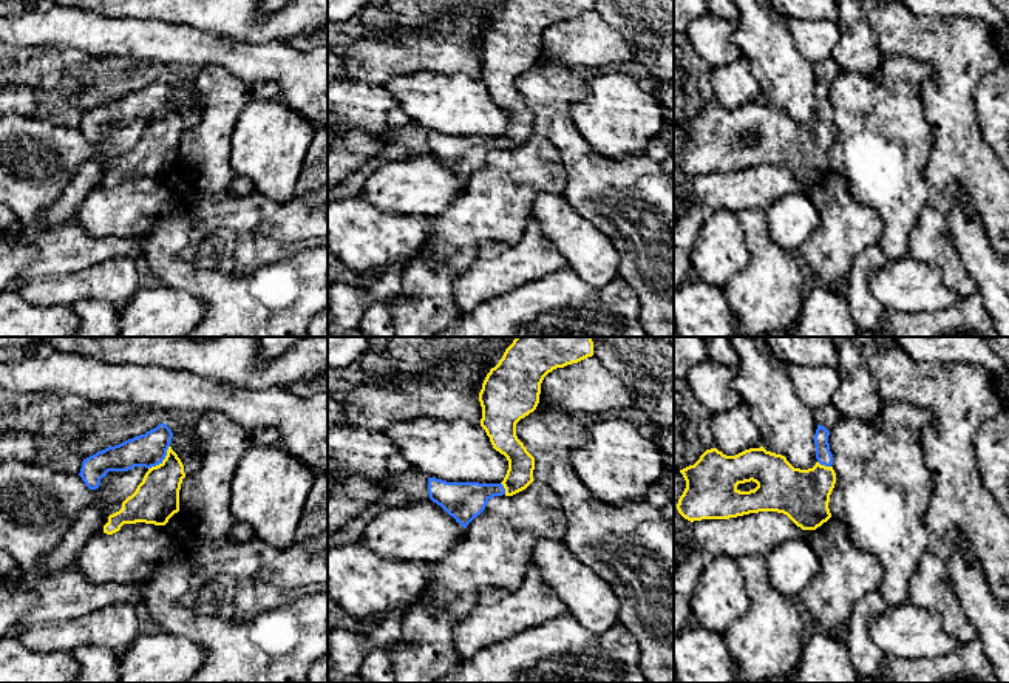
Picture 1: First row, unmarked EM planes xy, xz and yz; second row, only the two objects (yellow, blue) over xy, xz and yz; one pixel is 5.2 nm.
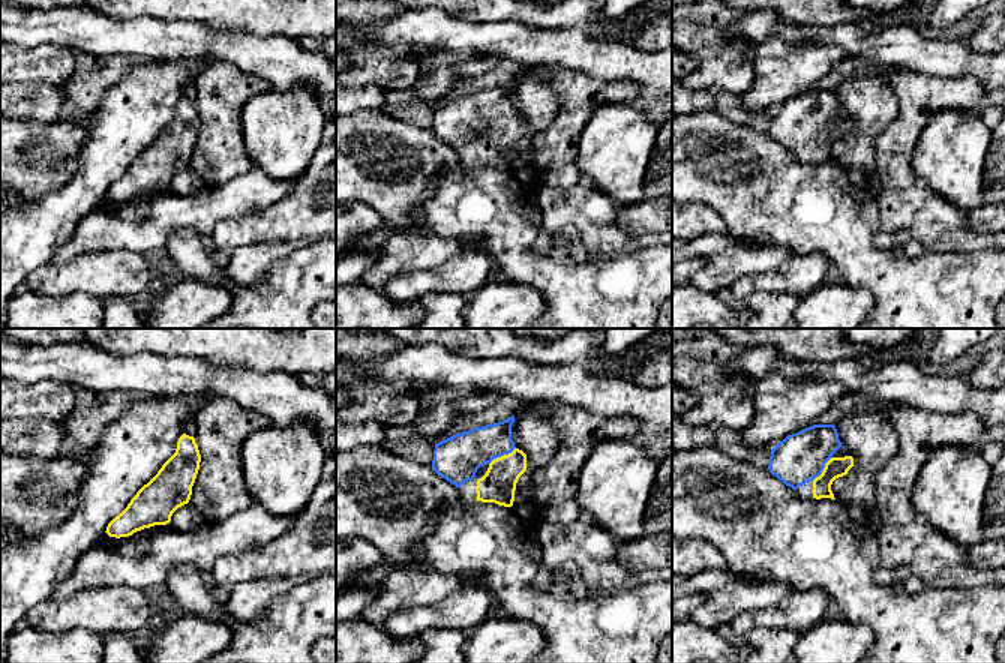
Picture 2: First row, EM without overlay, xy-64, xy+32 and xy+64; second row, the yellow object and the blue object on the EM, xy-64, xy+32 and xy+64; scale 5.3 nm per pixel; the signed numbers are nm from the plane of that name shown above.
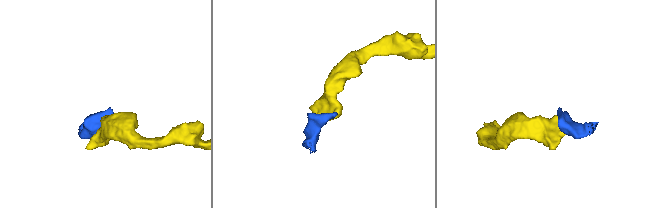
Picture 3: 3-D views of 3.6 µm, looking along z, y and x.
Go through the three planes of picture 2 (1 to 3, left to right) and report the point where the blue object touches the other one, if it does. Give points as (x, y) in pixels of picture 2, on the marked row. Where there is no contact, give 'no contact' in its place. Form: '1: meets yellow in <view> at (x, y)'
1: no contact
2: meets yellow in xy+32 at (501, 456)
3: meets yellow in xy+64 at (824, 470)

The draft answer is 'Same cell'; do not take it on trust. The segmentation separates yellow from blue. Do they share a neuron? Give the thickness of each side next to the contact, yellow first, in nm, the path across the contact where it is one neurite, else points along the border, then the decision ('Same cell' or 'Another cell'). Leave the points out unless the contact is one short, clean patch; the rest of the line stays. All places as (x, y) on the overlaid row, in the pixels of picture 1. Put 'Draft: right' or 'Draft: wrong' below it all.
Thickness 240 nm (yellow) against 180 nm. Path across: xy (156, 499), (164, 478), (164, 459), (147, 450). Same cell
Draft: right

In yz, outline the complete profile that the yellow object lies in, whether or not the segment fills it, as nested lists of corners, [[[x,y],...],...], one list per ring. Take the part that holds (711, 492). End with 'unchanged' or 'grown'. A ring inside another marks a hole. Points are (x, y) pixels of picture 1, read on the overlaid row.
[[[817,425],[817,462],[808,470],[794,468],[785,456],[763,447],[736,456],[706,450],[694,465],[680,470],[686,488],[678,513],[694,522],[777,511],[802,530],[816,530],[831,518],[828,502],[836,484],[828,436],[830,431]]]; grown

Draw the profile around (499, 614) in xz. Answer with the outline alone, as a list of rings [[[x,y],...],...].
[[[532,562],[516,590],[484,587],[471,613],[453,626],[453,643],[462,658],[473,658],[487,646],[567,613],[566,604],[541,581]]]

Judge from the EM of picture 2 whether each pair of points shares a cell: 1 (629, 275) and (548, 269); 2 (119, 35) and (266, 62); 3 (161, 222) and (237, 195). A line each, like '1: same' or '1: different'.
1: same
2: same
3: same

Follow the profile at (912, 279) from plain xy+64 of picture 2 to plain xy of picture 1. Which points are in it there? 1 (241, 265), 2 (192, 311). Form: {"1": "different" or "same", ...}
{"1": "different", "2": "different"}

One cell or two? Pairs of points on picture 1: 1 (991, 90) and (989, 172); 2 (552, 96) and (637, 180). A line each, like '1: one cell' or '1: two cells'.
1: two cells
2: one cell

